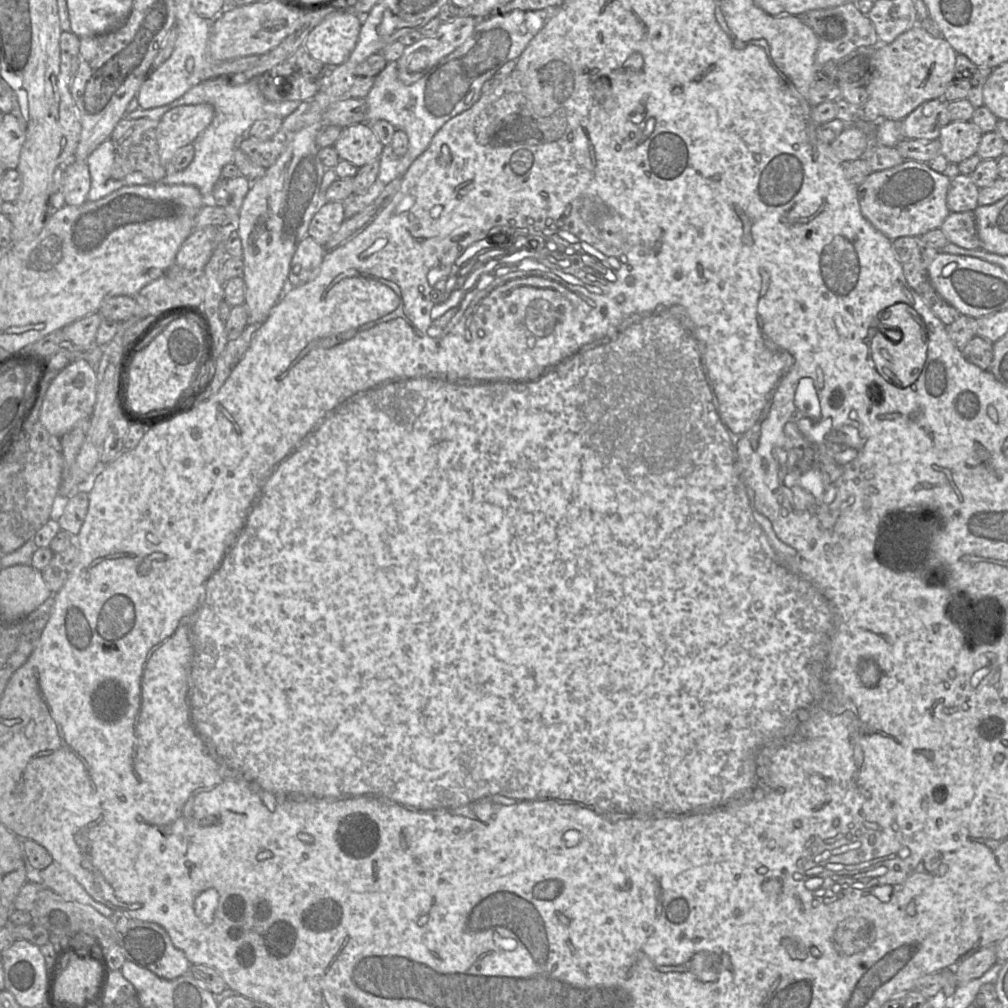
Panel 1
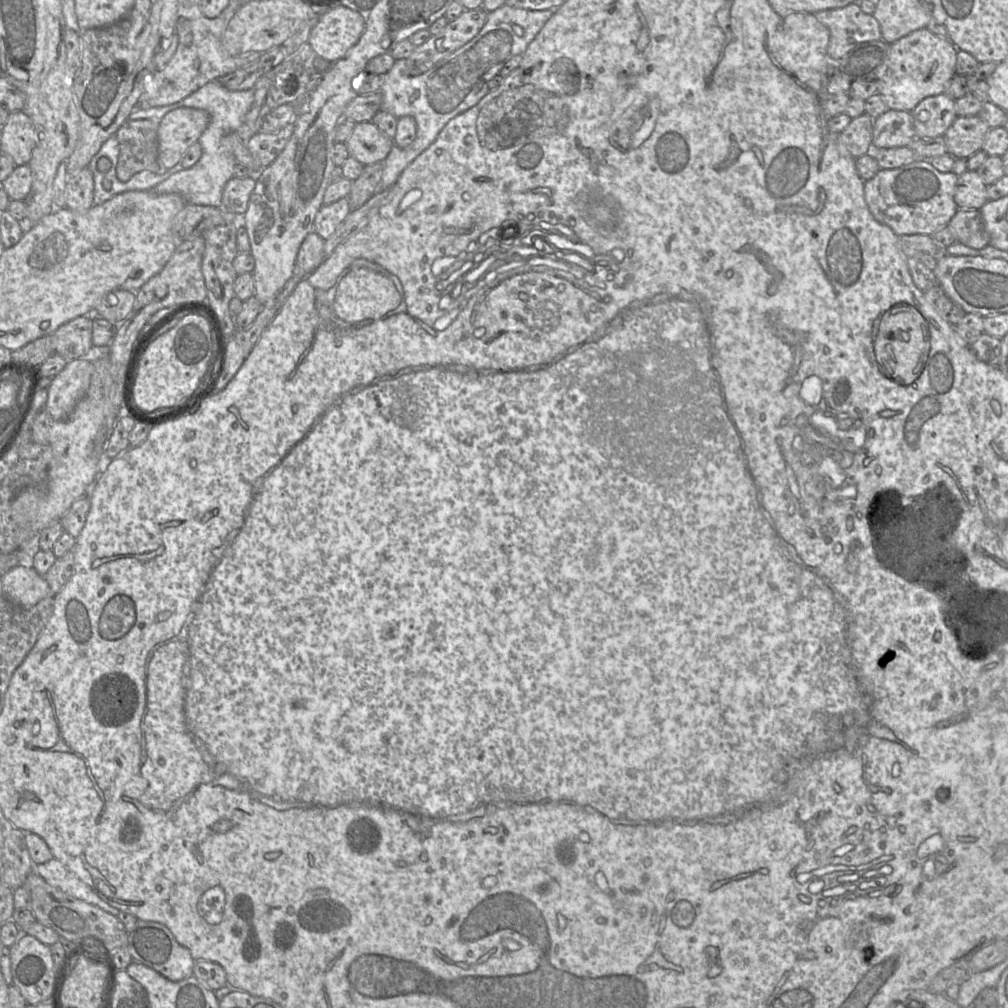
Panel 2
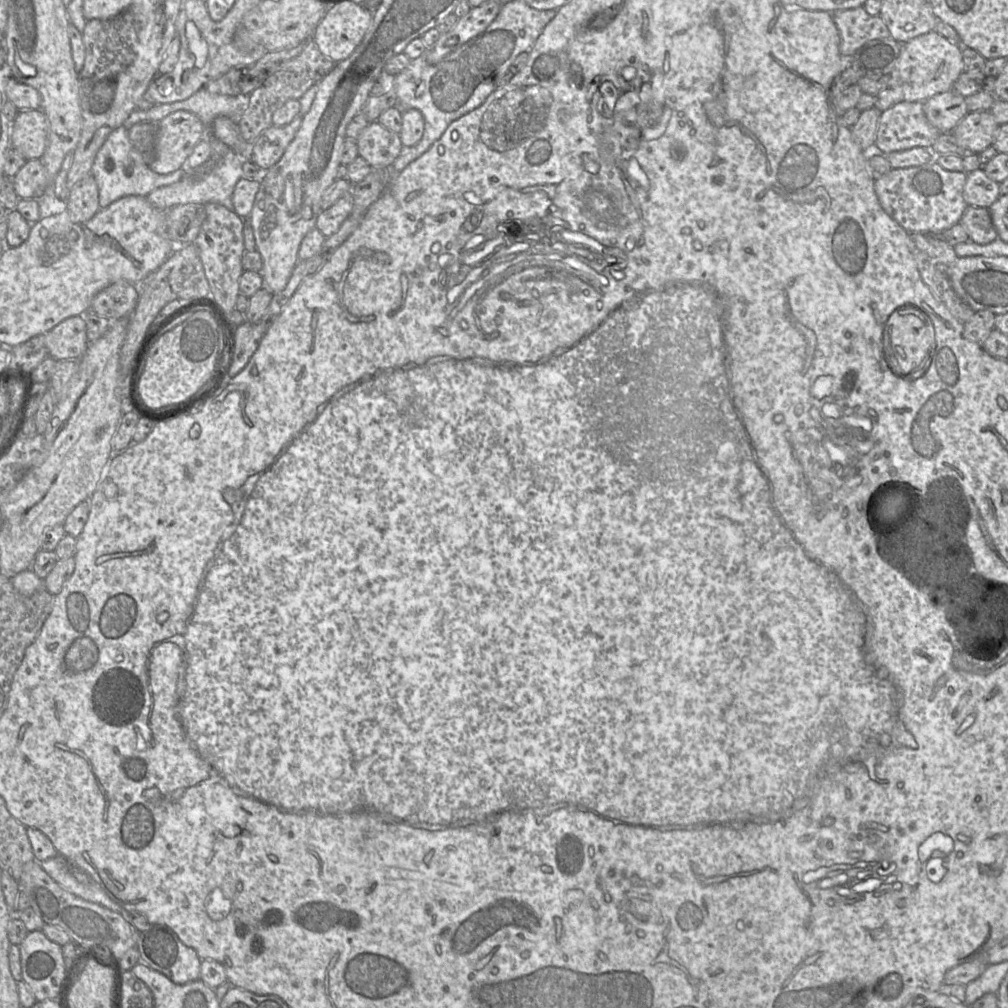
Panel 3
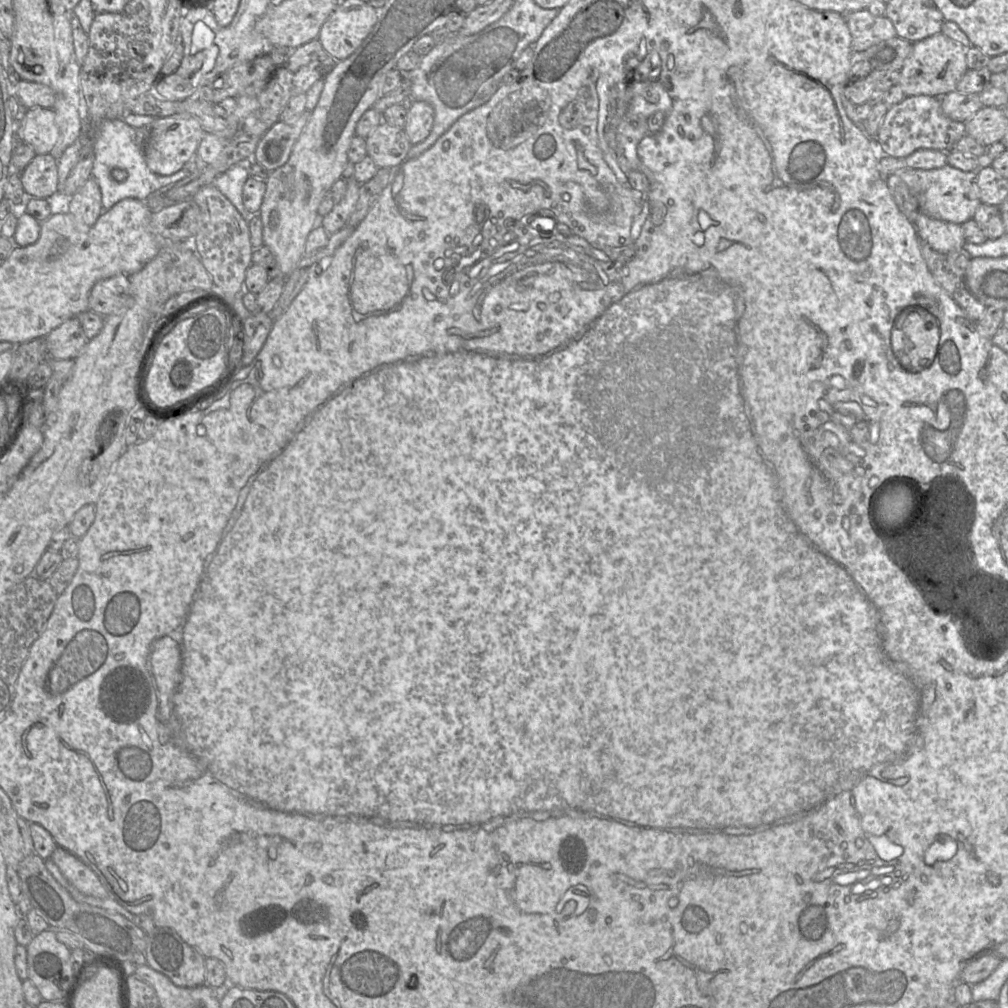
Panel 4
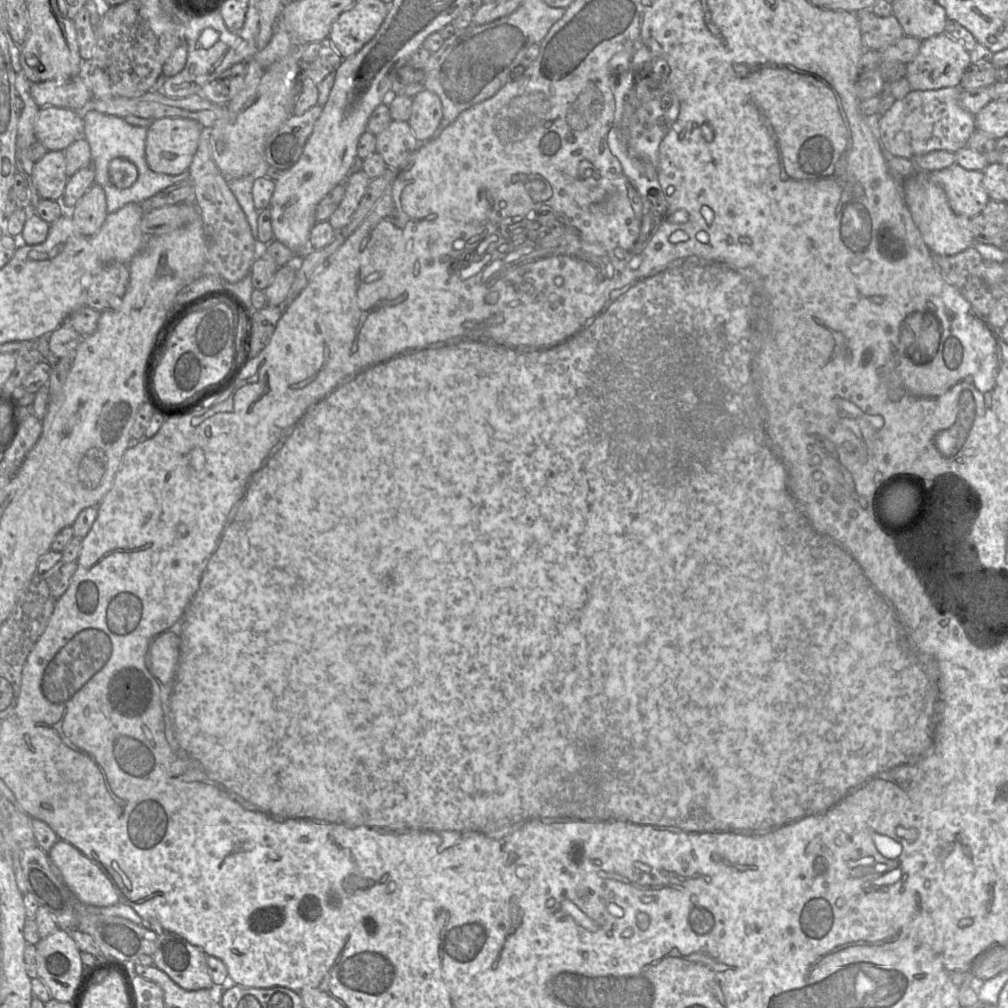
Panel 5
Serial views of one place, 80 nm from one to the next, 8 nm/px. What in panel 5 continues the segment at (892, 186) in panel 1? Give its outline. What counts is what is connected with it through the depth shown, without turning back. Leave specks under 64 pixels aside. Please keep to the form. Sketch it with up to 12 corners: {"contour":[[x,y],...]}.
{"contour":[[959,164],[929,172],[951,209],[973,218],[990,198],[982,170]]}

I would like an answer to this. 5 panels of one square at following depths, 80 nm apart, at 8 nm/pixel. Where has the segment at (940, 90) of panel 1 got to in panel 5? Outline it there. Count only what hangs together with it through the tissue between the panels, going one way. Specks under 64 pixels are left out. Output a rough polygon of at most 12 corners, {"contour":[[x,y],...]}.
{"contour":[[947,33],[906,64],[912,90],[960,86],[970,52]]}

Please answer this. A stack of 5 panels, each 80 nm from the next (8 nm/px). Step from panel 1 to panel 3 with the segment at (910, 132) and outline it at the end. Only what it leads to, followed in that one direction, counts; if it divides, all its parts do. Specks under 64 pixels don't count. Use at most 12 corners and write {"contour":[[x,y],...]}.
{"contour":[[952,90],[926,99],[929,123],[952,132],[969,113],[965,97]]}

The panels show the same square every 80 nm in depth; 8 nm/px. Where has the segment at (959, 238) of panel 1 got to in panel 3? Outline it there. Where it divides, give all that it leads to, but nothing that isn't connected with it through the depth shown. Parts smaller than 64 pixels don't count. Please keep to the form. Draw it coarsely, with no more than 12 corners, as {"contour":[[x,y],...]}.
{"contour":[[968,205],[959,223],[972,242],[998,237],[987,207]]}

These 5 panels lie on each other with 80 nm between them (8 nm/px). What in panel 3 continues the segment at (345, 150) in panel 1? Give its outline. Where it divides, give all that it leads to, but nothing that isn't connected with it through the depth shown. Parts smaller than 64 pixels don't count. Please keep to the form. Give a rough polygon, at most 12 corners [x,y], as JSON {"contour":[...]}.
{"contour":[[370,122],[356,142],[371,167],[390,167],[403,147],[399,134]]}

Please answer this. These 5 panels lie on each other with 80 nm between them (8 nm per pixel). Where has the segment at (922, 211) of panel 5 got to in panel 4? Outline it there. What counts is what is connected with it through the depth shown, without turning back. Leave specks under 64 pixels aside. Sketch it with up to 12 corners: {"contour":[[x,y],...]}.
{"contour":[[919,213],[921,241],[941,253],[962,250],[961,224]]}

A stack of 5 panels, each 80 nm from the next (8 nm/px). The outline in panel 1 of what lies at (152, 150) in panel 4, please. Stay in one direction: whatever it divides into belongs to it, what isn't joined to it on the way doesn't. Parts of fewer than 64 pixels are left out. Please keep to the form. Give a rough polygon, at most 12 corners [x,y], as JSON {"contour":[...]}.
{"contour":[[207,103],[182,105],[159,120],[160,160],[170,168],[176,152],[212,123]]}

